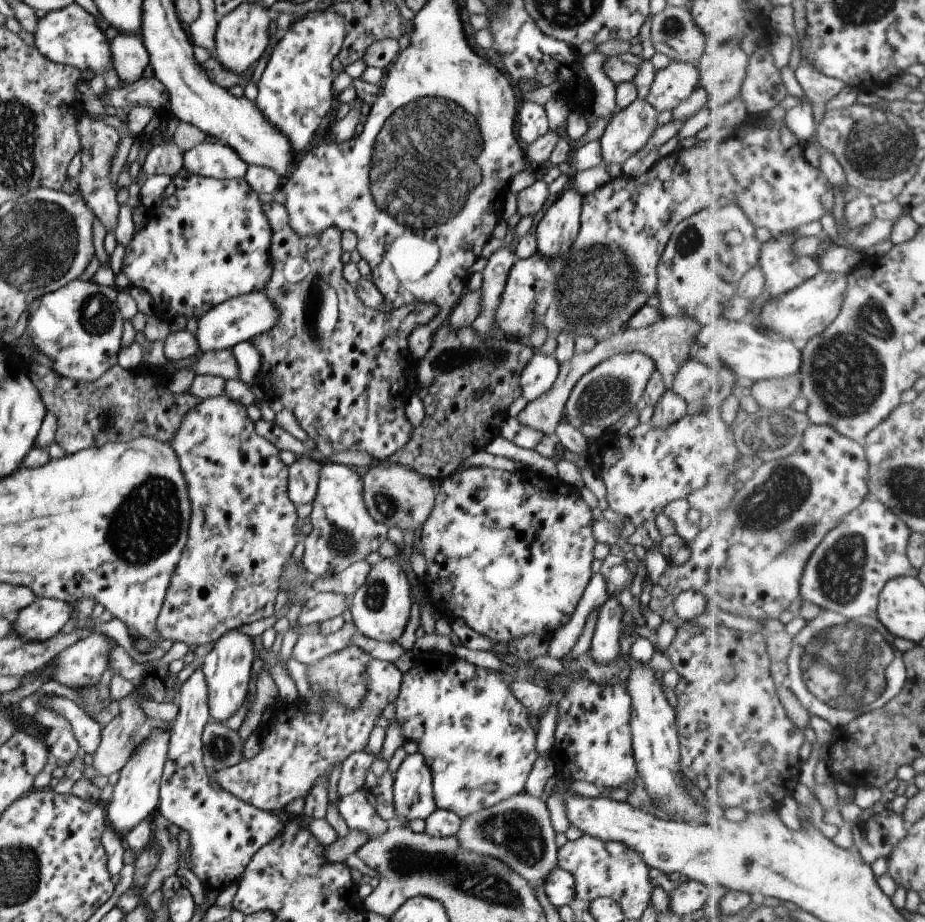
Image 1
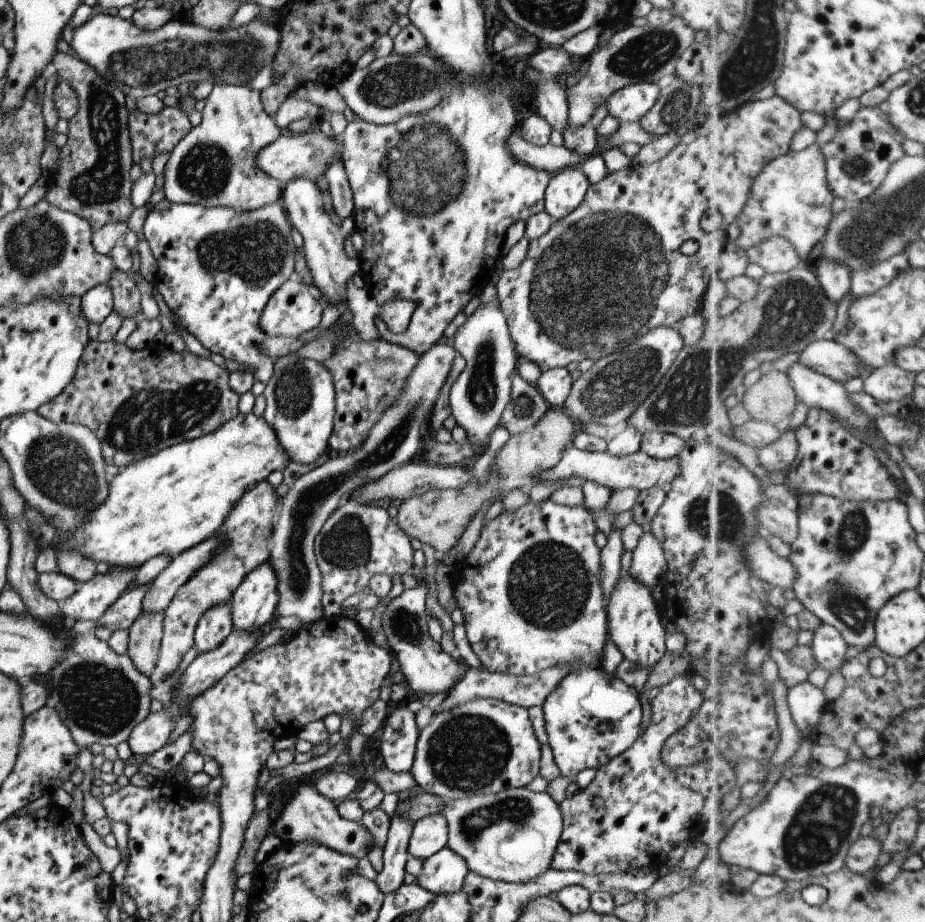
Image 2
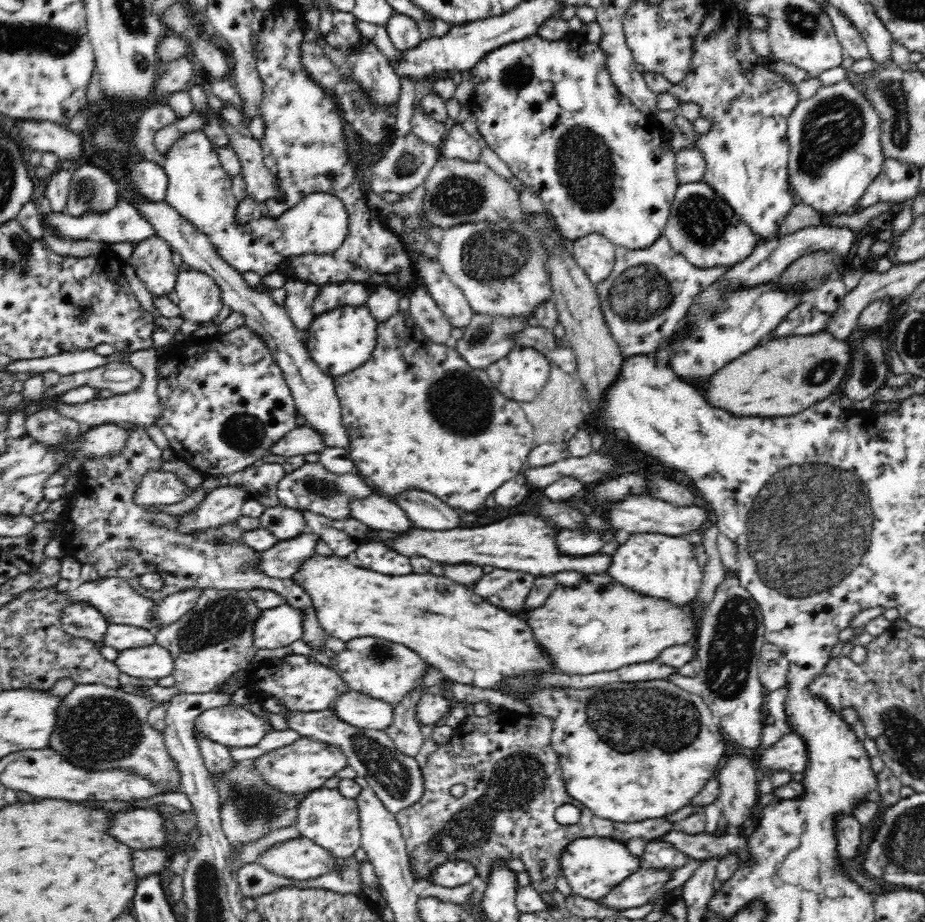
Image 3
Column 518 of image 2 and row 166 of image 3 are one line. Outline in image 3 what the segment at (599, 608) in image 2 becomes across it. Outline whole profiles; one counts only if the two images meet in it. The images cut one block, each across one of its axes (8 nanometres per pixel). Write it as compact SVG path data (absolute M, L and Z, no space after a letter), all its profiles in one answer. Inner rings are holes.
M532 35L486 54L471 69L471 73L471 80L476 85L476 91L469 108L478 121L478 130L483 135L486 144L507 164L512 175L522 181L526 189L530 189L542 199L544 207L551 214L559 231L558 234L562 238L571 242L592 233L599 233L617 247L636 250L649 247L664 234L665 224L669 221L672 203L679 186L675 153L666 146L666 140L662 138L652 140L652 136L650 138L644 136L644 134L652 134L654 128L646 124L648 117L639 112L631 104L631 100L622 96L622 93L616 89L606 69L605 57L599 44L592 44L572 36L547 42L538 35Z

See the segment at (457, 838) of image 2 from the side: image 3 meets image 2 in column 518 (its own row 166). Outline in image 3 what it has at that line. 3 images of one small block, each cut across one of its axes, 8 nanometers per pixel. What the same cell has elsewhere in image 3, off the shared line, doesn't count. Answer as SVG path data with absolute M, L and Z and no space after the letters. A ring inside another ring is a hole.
M847 79L823 86L811 98L796 104L787 123L789 146L788 170L790 183L799 202L812 206L820 213L849 213L880 174L886 160L881 145L882 117L859 88Z

